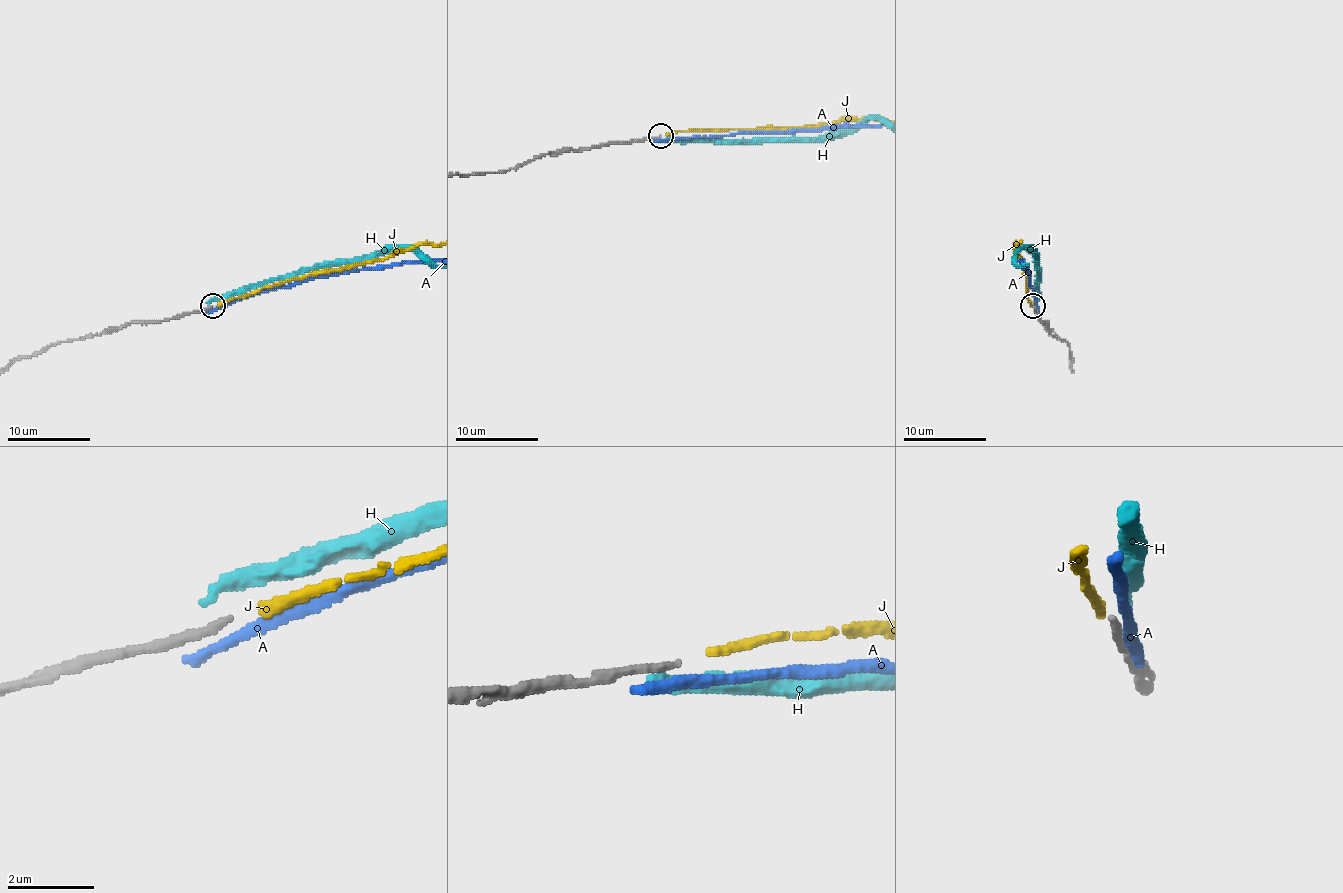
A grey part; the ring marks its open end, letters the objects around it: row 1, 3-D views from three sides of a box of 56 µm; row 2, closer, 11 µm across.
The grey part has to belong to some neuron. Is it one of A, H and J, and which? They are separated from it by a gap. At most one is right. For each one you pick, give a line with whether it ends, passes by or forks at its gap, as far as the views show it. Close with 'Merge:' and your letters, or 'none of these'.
J: It ends there
Merge: J

